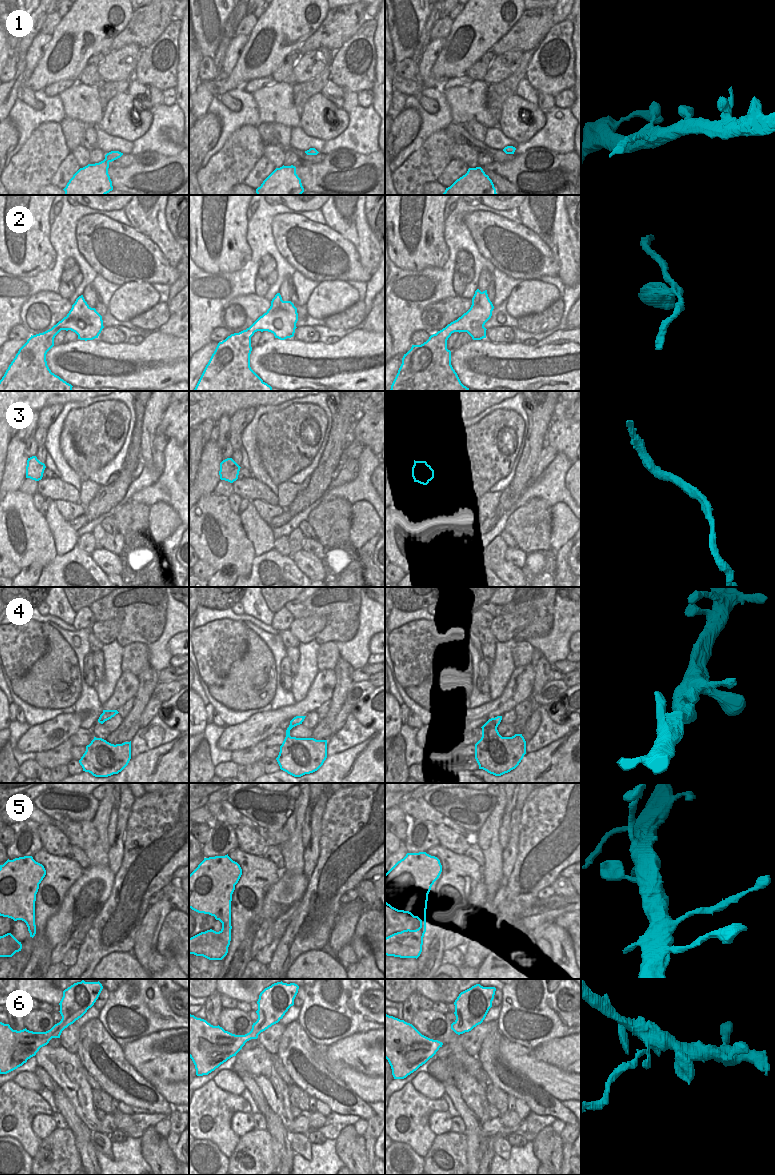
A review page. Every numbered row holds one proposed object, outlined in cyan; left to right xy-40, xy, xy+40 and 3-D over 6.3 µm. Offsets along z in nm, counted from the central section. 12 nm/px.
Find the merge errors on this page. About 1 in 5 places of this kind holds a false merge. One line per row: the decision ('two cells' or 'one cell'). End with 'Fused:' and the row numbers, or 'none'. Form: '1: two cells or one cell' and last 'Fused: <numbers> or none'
1: one cell
2: one cell
3: two cells
4: one cell
5: one cell
6: one cell
Fused: 3

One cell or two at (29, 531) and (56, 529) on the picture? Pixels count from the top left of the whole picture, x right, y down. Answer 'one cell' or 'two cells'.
two cells

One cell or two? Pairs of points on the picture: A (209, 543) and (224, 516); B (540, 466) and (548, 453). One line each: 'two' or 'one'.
A: one
B: one

